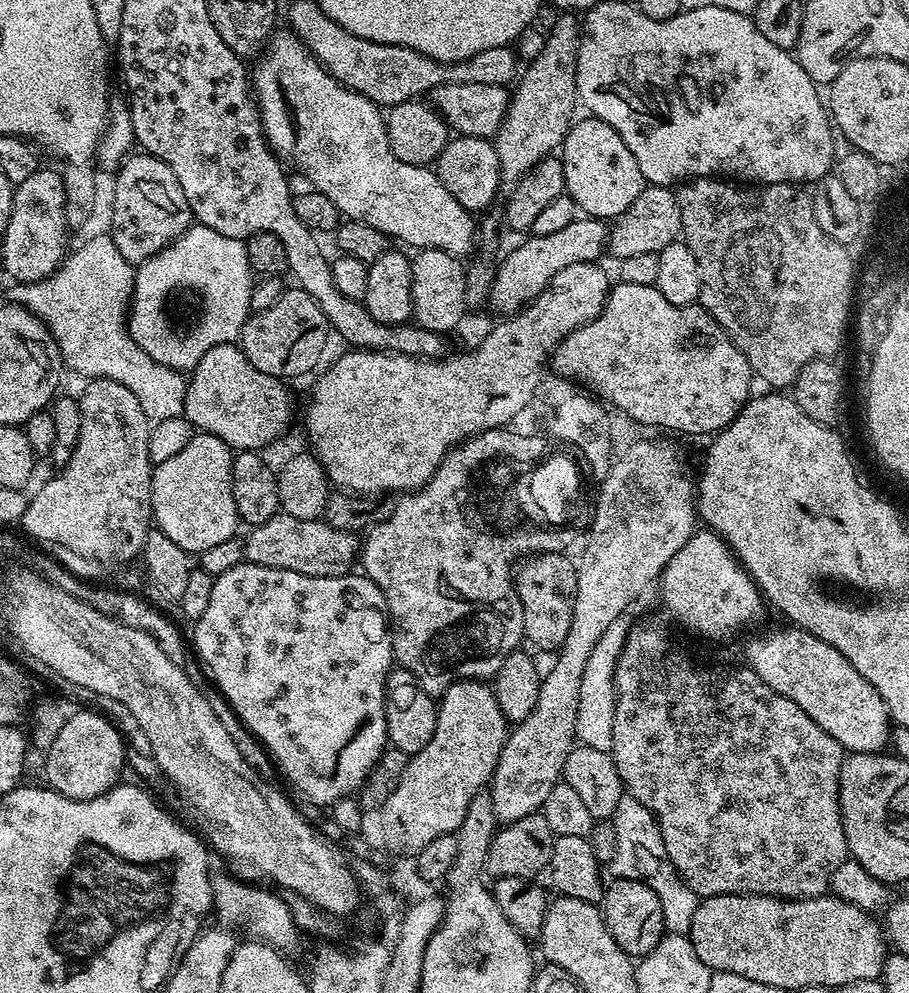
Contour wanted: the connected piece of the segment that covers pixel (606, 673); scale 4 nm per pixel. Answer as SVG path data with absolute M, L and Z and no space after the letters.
M623 614L611 622L606 632L602 634L602 638L598 639L597 645L594 646L589 661L586 662L585 673L582 674L575 739L585 748L611 753L612 735L614 734L614 706L616 705L614 674L616 673L618 654L622 652L622 646L634 623L633 617L629 616Z

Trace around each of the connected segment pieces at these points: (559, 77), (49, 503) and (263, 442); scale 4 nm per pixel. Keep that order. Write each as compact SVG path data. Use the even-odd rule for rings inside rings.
M572 14L557 16L560 17L553 22L540 53L525 72L523 69L518 83L511 89L508 113L502 118L502 126L494 137L500 179L508 186L517 184L538 162L553 155L563 145L568 129L574 123L572 111L578 108L576 50L582 35L582 24Z
M102 378L101 380L88 380L85 383L84 393L79 393L80 409L82 410L82 434L78 434L78 446L74 450L74 454L70 458L70 462L64 464L53 480L48 480L33 496L30 496L28 505L24 511L24 515L20 517L18 524L22 529L23 535L29 541L37 540L39 547L43 551L49 553L56 559L66 570L70 570L76 576L83 580L91 582L107 581L107 576L115 574L119 568L124 568L132 559L139 557L144 551L144 543L150 531L152 519L152 470L153 463L148 459L148 443L150 442L150 421L146 418L146 414L142 410L142 406L138 406L138 398L134 398L134 394L130 394L130 390L126 390L126 386L122 386L122 382L114 382L110 378Z
M219 344L210 350L206 350L206 354L202 354L202 358L198 362L198 366L193 368L188 380L188 389L186 390L186 406L184 407L184 416L191 422L193 429L208 432L211 436L222 438L222 442L226 442L228 447L233 450L264 450L267 444L272 444L288 427L292 424L292 396L288 393L288 388L283 379L270 374L262 374L262 370L258 370L254 366L250 366L250 362L244 357L244 351L236 344Z

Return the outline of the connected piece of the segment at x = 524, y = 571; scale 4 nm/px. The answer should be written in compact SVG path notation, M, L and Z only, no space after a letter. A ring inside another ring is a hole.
M545 550L539 554L532 554L525 559L528 561L524 565L521 563L514 572L516 593L522 602L524 634L527 643L532 643L531 647L536 650L559 649L570 632L572 611L575 606L576 564L568 561L564 556L567 555L560 550Z

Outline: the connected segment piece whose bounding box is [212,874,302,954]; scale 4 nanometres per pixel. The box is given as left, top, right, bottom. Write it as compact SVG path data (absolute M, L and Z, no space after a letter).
M212 876L212 912L220 919L217 921L224 926L233 926L232 924L244 924L248 920L248 928L255 939L268 944L281 954L288 954L299 942L302 932L291 917L287 899L267 887L253 886L251 883L228 876Z

